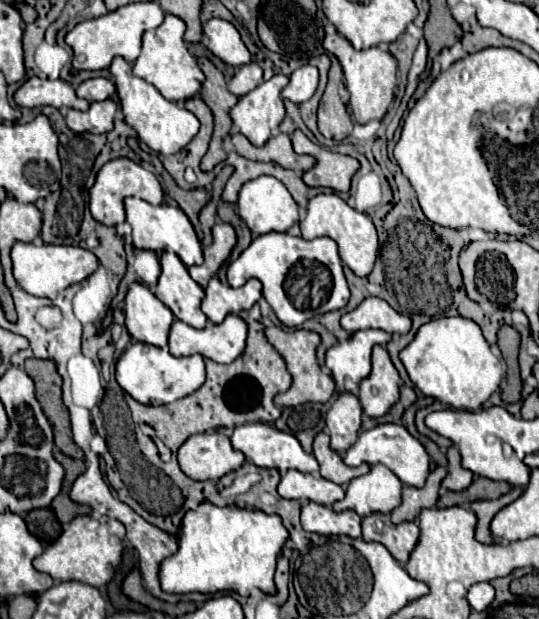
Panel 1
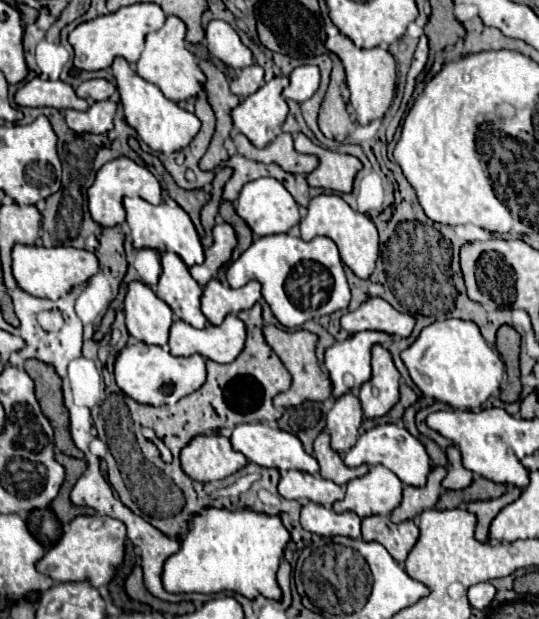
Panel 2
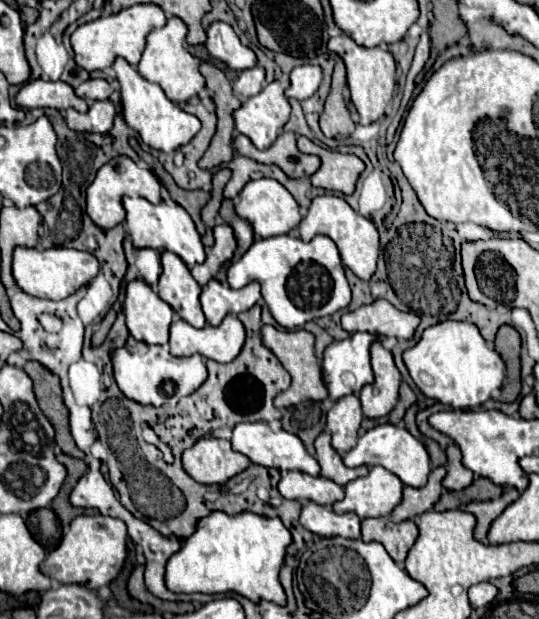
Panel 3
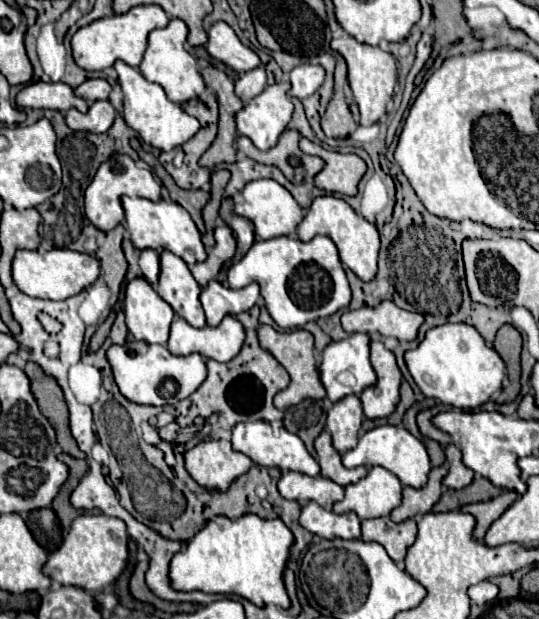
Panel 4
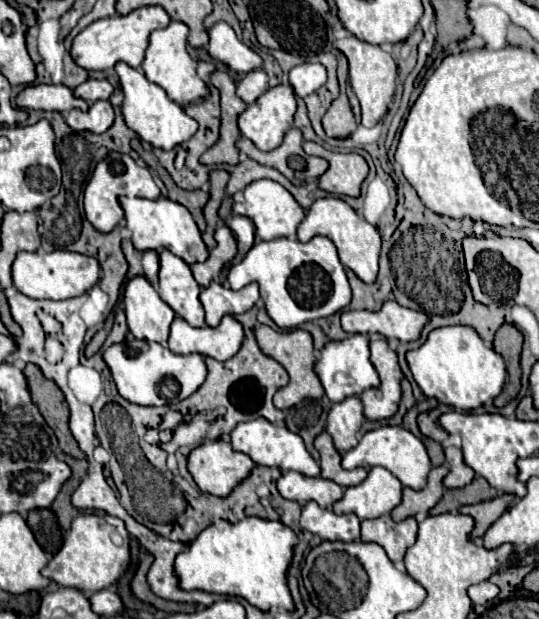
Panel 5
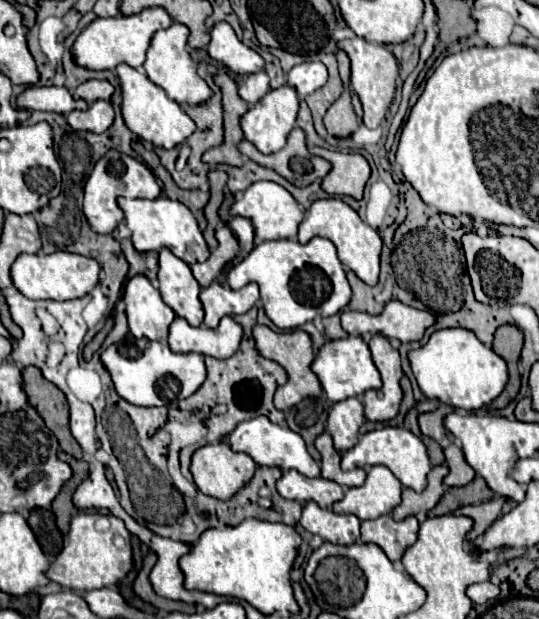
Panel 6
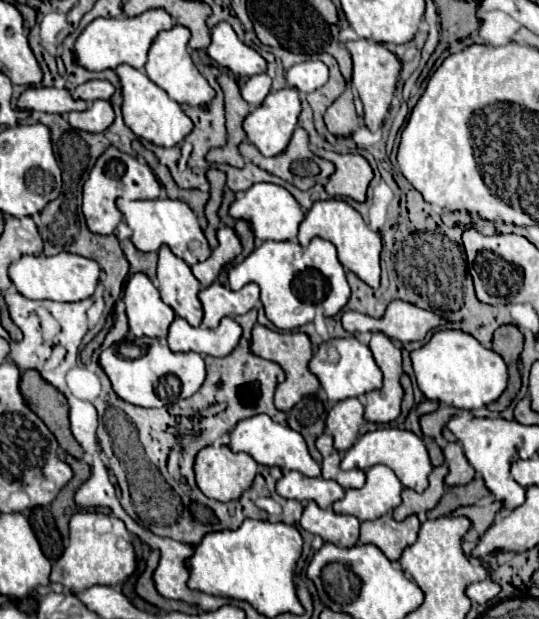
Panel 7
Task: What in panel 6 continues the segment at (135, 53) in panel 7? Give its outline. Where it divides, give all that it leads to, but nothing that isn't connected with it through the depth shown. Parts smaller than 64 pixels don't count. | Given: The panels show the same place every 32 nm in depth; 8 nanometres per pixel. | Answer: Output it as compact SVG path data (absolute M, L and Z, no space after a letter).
M144 8L138 14L130 16L114 16L114 18L96 18L90 26L86 26L72 46L72 56L78 66L86 70L114 70L120 62L126 62L132 68L140 68L146 60L146 50L150 46L150 38L156 30L168 28L172 18L164 8Z

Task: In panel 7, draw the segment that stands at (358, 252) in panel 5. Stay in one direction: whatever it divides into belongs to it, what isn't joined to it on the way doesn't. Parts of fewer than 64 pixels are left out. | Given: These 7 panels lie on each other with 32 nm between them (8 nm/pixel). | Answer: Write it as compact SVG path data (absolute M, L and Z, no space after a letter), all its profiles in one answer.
M340 198L314 202L312 208L306 212L306 218L300 224L298 242L302 246L308 246L308 242L316 236L324 238L324 240L330 240L338 248L338 260L342 262L344 268L354 272L368 286L378 288L378 284L380 284L380 248L382 248L382 240L380 240L378 232L374 232L352 206L348 206Z

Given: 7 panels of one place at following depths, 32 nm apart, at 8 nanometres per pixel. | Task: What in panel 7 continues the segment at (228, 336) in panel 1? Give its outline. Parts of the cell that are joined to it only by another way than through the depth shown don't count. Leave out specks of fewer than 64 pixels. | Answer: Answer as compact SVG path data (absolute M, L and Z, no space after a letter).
M176 316L170 324L168 346L172 352L198 352L208 356L228 356L236 350L242 336L242 328L232 318L220 320L218 328L190 326L184 318Z

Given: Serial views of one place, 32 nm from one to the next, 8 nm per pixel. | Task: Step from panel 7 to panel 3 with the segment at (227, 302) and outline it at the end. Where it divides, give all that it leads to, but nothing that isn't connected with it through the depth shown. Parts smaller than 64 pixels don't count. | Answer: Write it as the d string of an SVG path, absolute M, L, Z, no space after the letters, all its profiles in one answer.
M210 280L204 288L202 288L202 294L200 294L200 302L202 302L202 310L206 314L206 320L208 324L212 326L218 326L226 314L238 314L238 312L244 312L248 308L252 308L256 302L260 300L260 284L258 282L250 282L246 284L244 288L230 288L230 286L222 286L218 280Z

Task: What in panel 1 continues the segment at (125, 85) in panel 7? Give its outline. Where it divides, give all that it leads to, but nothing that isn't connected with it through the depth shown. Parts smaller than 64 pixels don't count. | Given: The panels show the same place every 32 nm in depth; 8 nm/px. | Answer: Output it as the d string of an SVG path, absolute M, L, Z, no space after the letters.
M118 56L110 64L110 72L112 72L112 80L116 84L124 120L138 132L140 140L144 140L154 152L160 152L160 154L180 152L198 134L198 128L200 128L198 118L192 112L188 112L186 108L178 106L176 102L166 100L152 84L144 82L138 76L132 76L130 70L132 70L132 66L124 58L118 58Z

